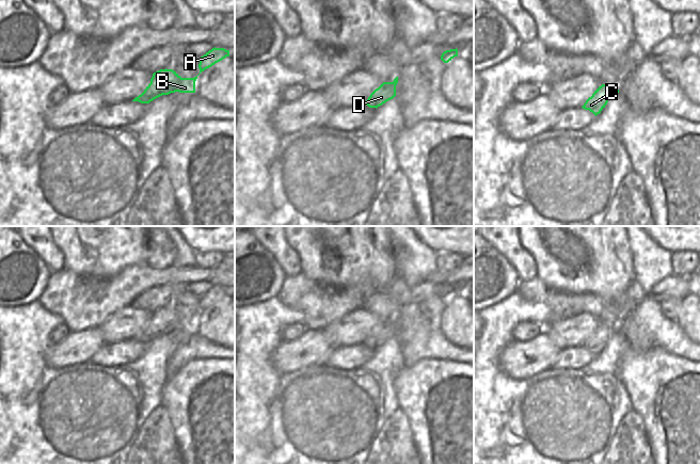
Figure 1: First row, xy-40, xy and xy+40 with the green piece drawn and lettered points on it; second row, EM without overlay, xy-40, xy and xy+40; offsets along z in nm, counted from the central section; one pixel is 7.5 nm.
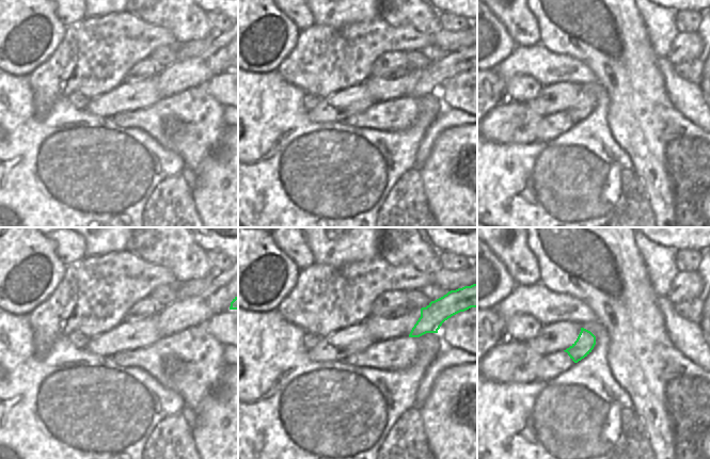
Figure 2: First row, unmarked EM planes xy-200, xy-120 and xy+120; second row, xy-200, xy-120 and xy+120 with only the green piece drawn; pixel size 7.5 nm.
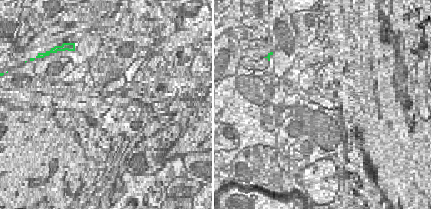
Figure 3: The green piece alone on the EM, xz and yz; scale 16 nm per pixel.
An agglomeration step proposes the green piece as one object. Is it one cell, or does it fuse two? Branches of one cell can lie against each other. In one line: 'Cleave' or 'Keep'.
Keep.

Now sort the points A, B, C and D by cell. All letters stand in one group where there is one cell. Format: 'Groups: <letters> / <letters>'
Groups: A B C D.

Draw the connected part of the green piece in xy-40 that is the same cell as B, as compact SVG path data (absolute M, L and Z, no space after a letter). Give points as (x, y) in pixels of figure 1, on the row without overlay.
M160 308L153 313L150 322L146 325L144 331L132 340L149 342L162 334L169 334L175 331L195 332L196 318L197 315L194 317L181 317L173 308Z

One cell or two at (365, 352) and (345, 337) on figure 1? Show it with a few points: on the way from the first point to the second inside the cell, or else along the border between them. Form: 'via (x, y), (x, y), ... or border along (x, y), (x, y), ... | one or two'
border along (363, 341), (356, 345), (335, 346), (333, 348) | two

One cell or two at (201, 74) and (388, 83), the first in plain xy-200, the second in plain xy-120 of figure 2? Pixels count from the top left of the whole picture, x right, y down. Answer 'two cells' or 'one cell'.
one cell

